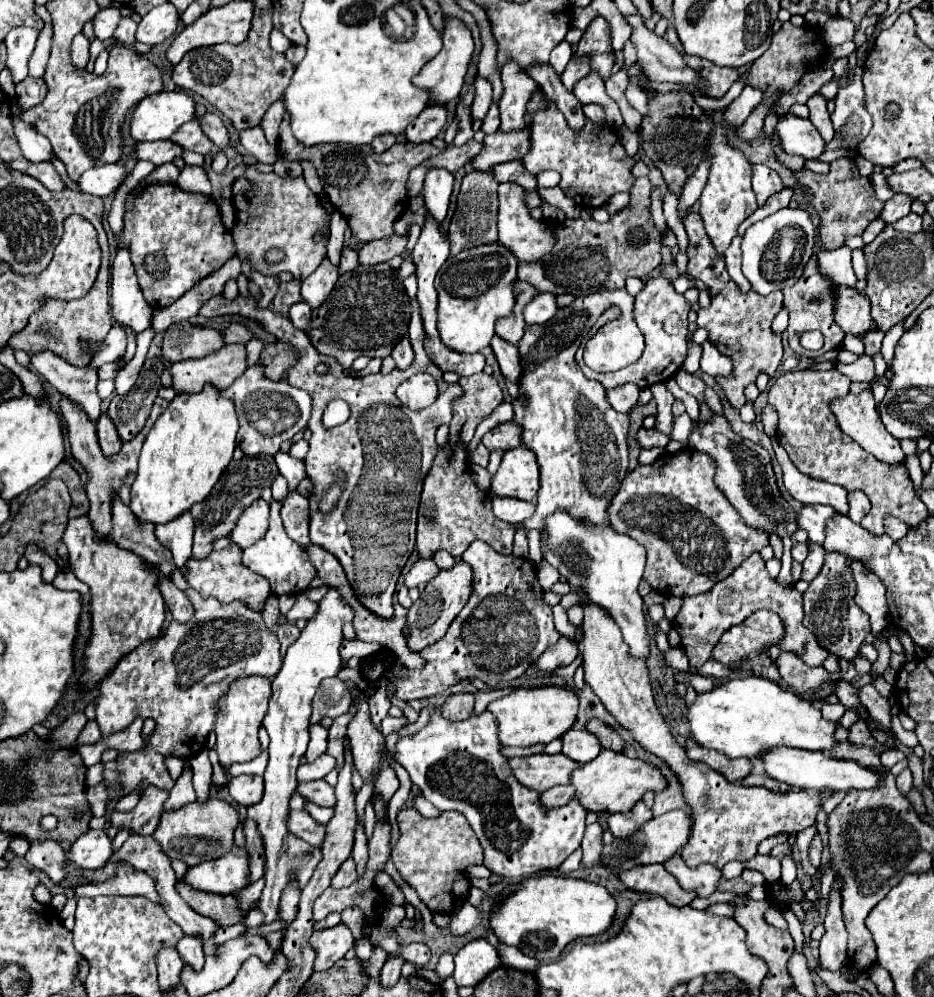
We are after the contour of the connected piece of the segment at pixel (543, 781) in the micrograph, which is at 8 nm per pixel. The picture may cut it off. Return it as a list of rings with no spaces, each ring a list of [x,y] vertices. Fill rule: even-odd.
[[[532,754],[522,758],[510,758],[508,764],[516,780],[536,792],[544,792],[556,784],[568,784],[570,772],[578,768],[578,764],[564,754]]]

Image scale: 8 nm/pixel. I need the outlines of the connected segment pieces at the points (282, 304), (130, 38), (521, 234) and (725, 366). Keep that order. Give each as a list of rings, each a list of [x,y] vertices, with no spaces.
[[[298,280],[284,282],[284,284],[280,284],[278,294],[274,296],[274,310],[286,314],[292,304],[301,302],[301,300],[302,296],[300,294],[300,284],[298,284]]]
[[[120,18],[120,24],[114,32],[114,40],[126,46],[134,46],[136,44],[134,32],[136,32],[136,22],[132,18]]]
[[[504,182],[498,188],[498,242],[512,248],[514,256],[520,260],[538,260],[540,256],[548,254],[554,246],[552,228],[546,222],[532,220],[530,210],[524,202],[524,188],[512,182]]]
[[[704,342],[702,346],[702,356],[700,356],[700,370],[710,374],[710,376],[730,376],[732,374],[732,362],[728,356],[720,354],[714,344]]]

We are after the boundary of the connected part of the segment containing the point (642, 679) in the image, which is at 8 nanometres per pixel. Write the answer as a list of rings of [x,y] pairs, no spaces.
[[[588,602],[588,606],[584,606],[581,626],[583,637],[580,653],[586,684],[594,690],[594,694],[618,720],[618,724],[624,726],[644,750],[652,752],[668,764],[682,786],[688,814],[694,820],[692,838],[688,840],[688,844],[684,844],[680,852],[688,866],[696,868],[708,862],[722,870],[722,866],[730,860],[750,860],[756,854],[758,844],[768,836],[780,832],[794,834],[808,826],[814,826],[820,796],[810,796],[806,790],[776,794],[768,788],[732,784],[710,766],[690,760],[684,748],[680,748],[678,742],[672,738],[666,722],[656,710],[646,660],[632,660],[632,656],[628,656],[628,646],[624,644],[614,618],[608,616],[600,606]]]

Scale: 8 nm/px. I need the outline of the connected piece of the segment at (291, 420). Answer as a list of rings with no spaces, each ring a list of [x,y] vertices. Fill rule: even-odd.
[[[254,364],[248,368],[232,386],[220,390],[224,398],[230,398],[236,406],[240,430],[238,430],[238,448],[248,454],[276,454],[280,450],[280,444],[288,438],[292,438],[298,430],[306,428],[312,402],[308,392],[298,390],[290,384],[282,382],[270,382],[264,376],[264,368],[260,364]]]

